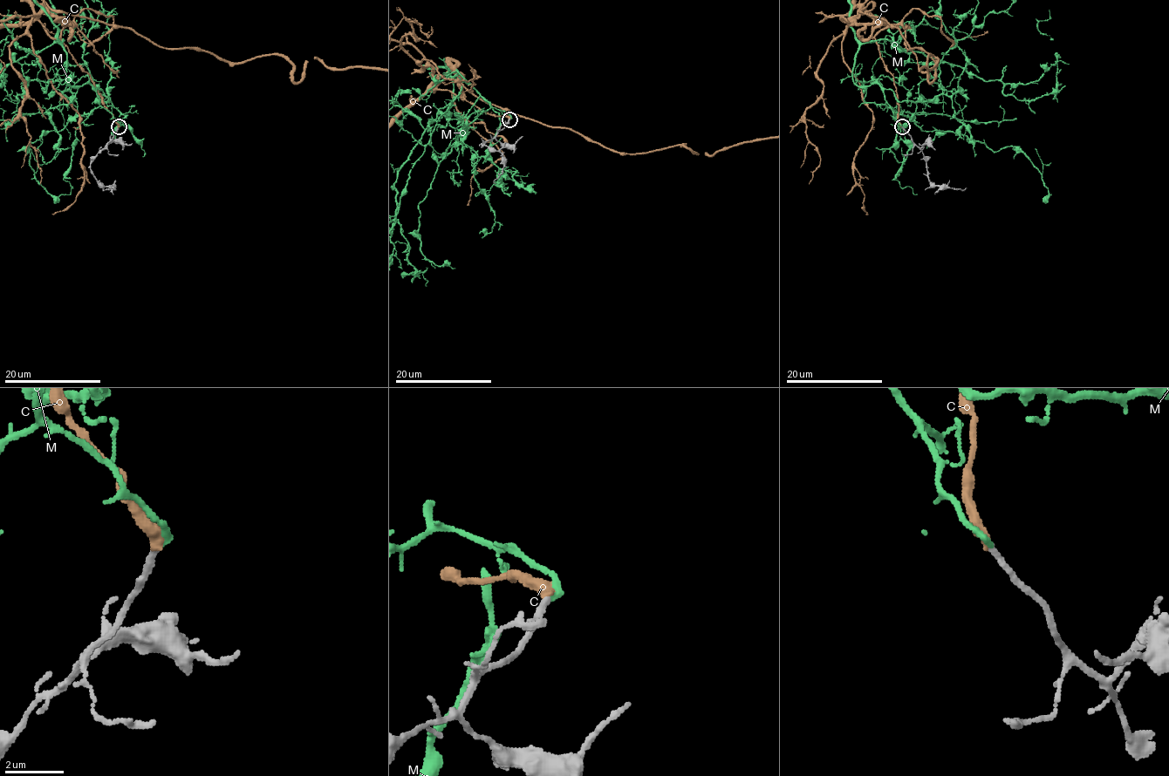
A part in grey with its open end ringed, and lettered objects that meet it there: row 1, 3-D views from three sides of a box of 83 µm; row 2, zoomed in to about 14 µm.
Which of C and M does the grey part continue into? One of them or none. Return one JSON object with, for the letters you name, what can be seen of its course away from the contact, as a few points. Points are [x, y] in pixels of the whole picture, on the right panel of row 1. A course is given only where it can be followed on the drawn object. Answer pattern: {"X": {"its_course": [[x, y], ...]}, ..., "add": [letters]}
{"add": ["M"]}

